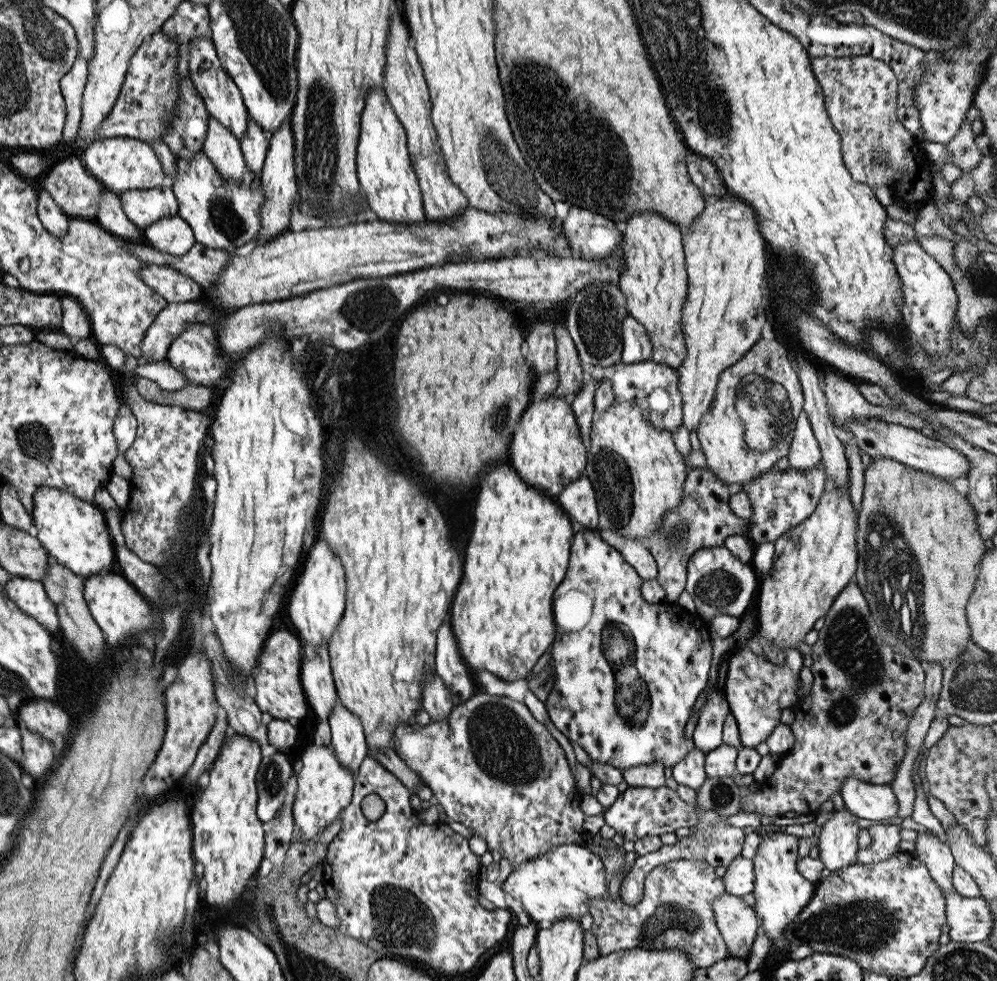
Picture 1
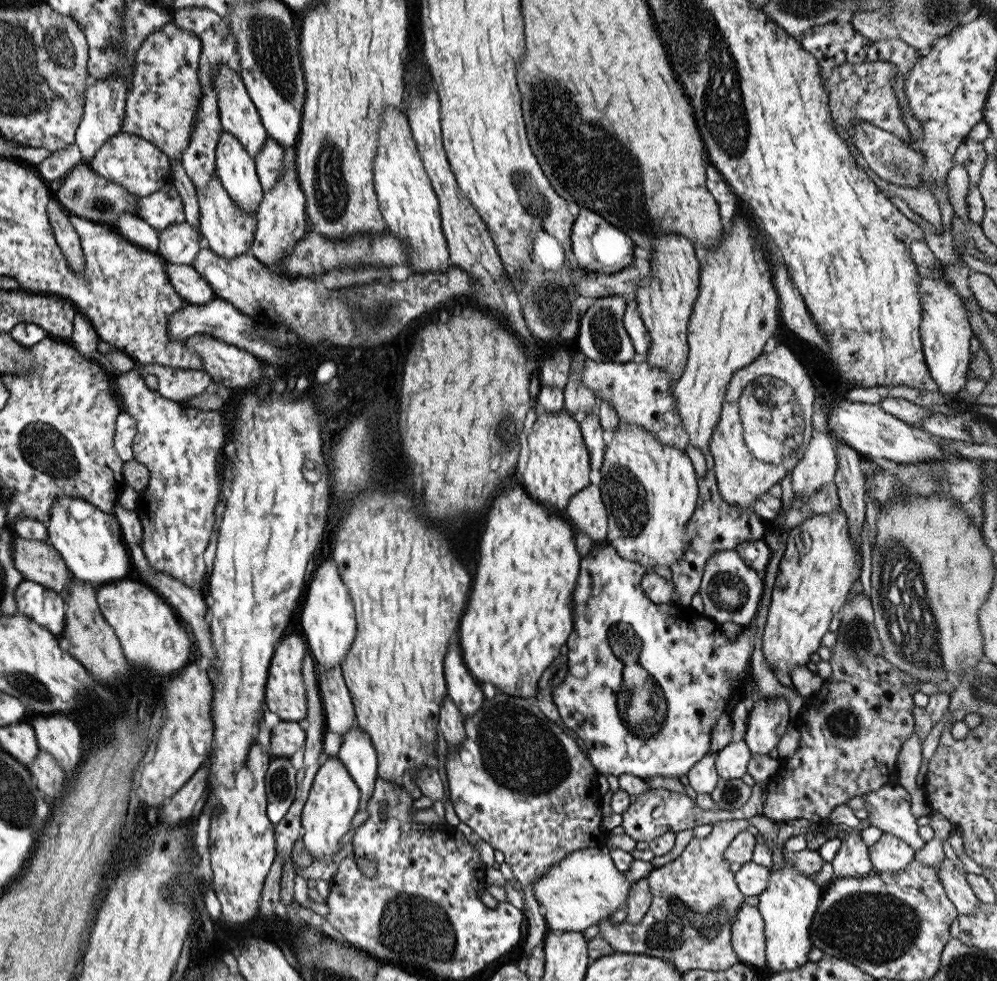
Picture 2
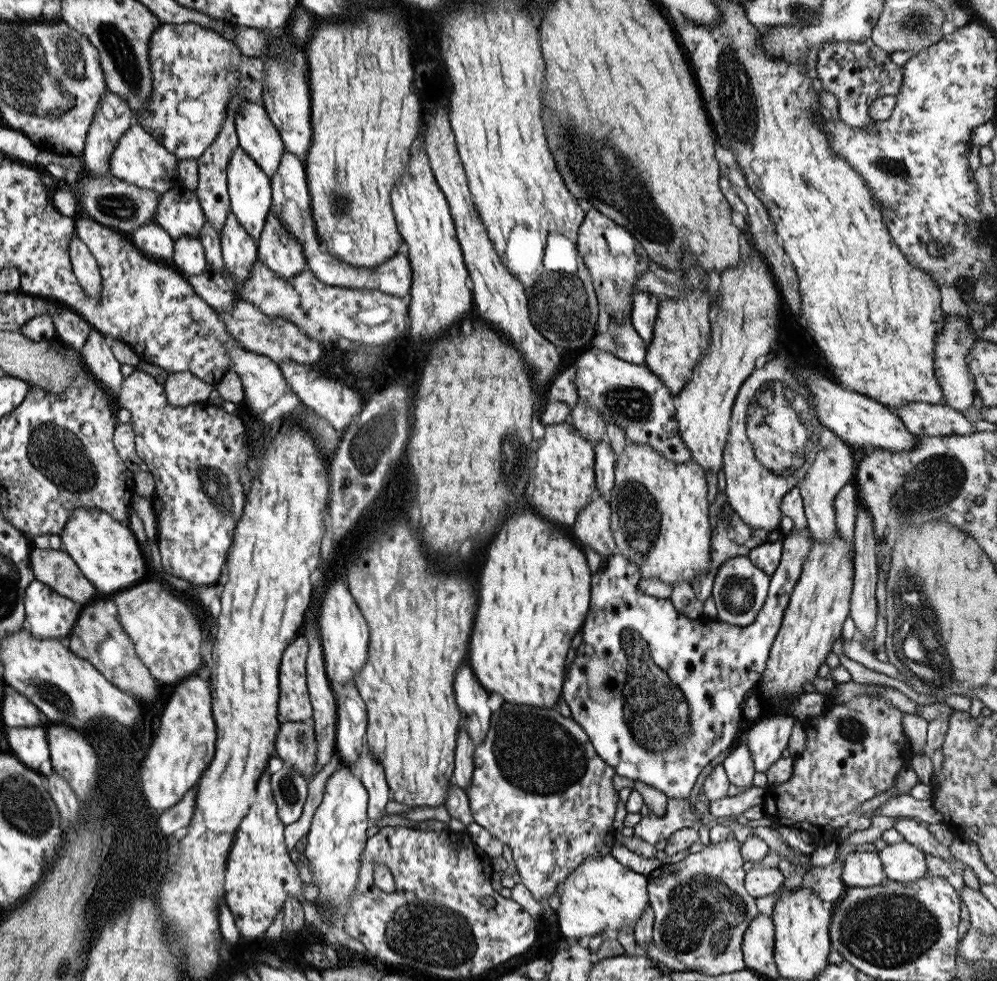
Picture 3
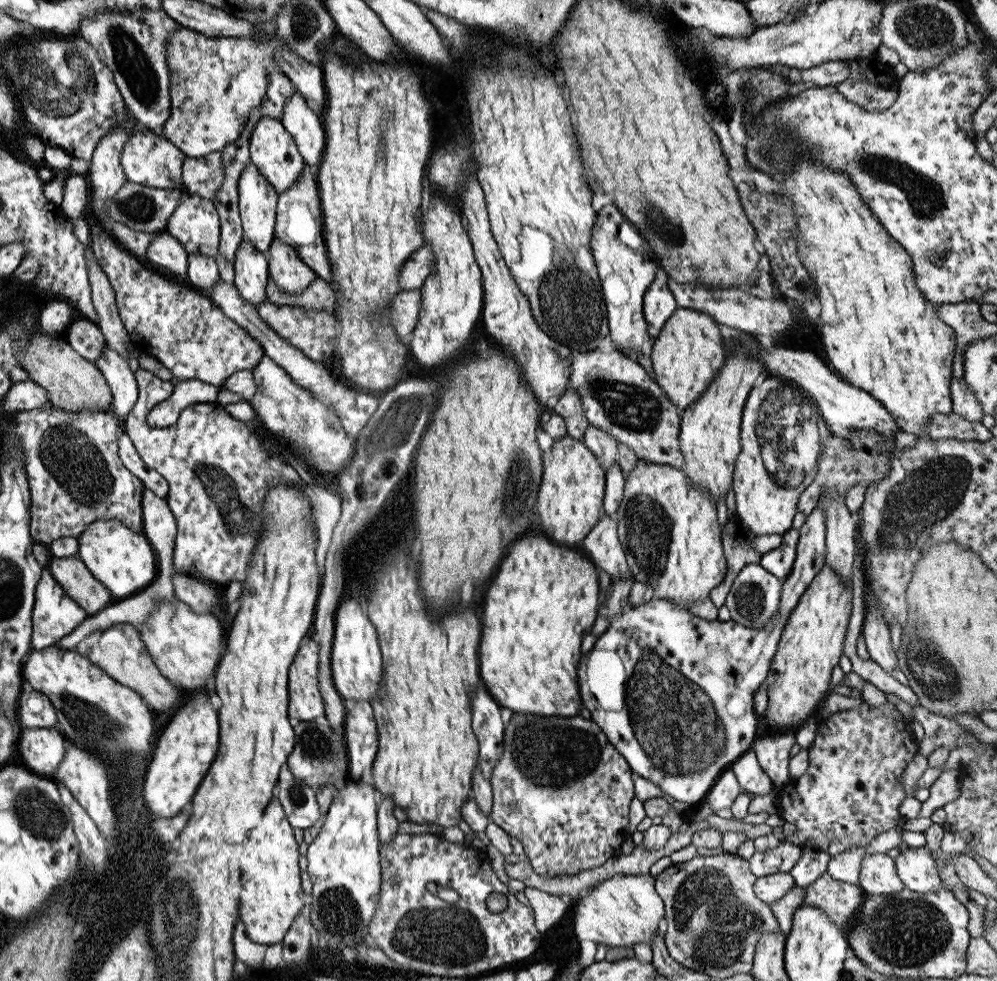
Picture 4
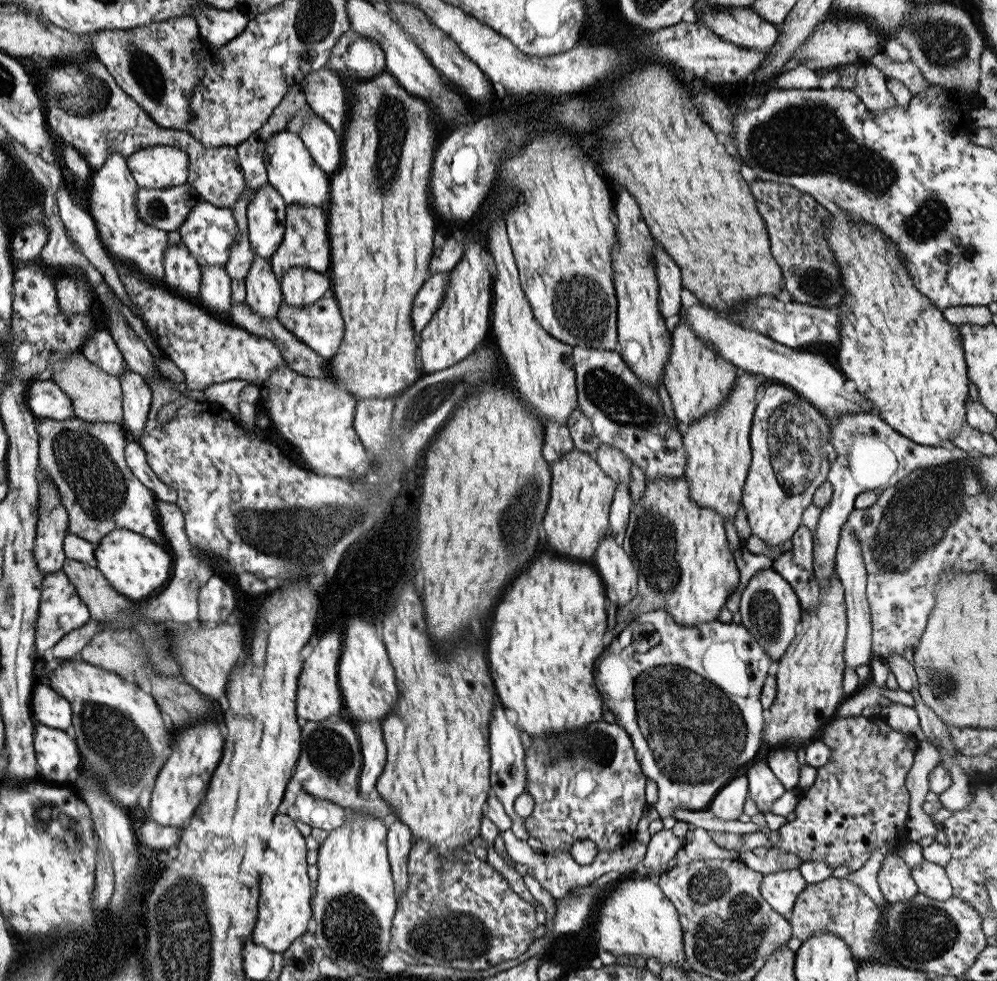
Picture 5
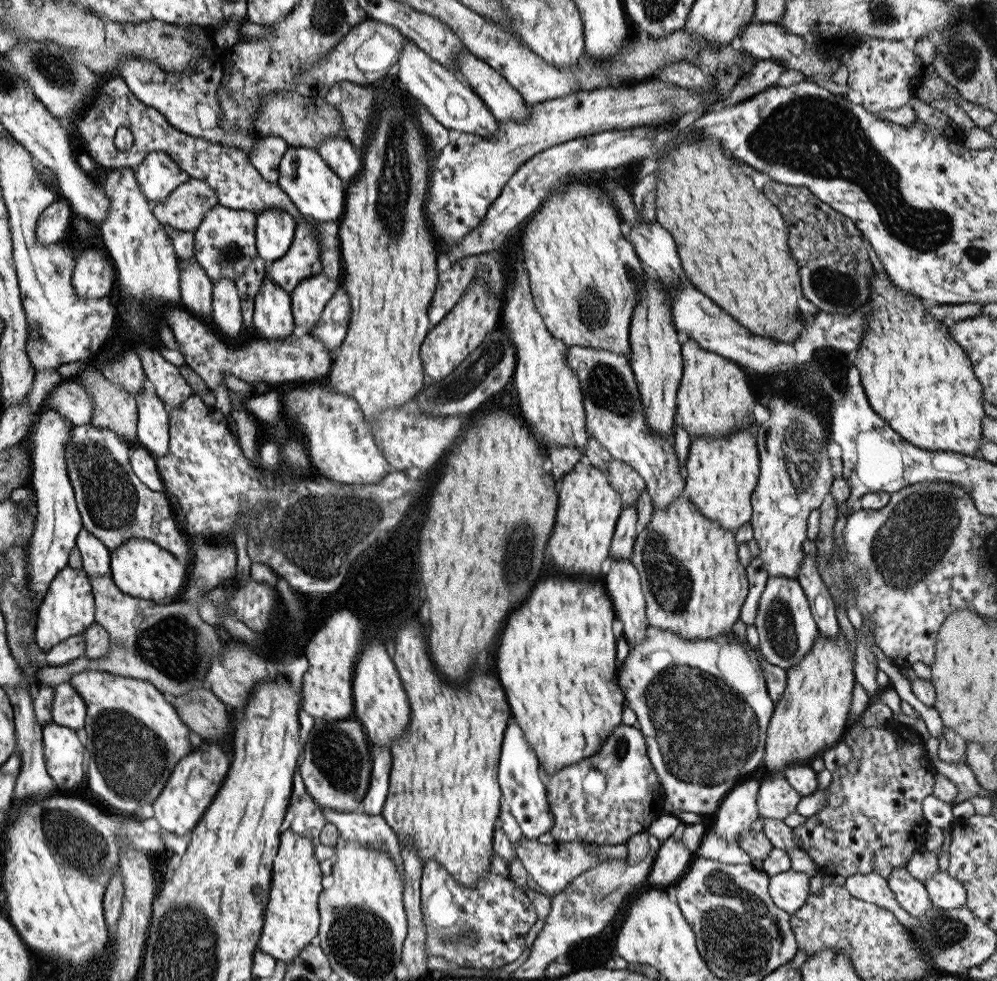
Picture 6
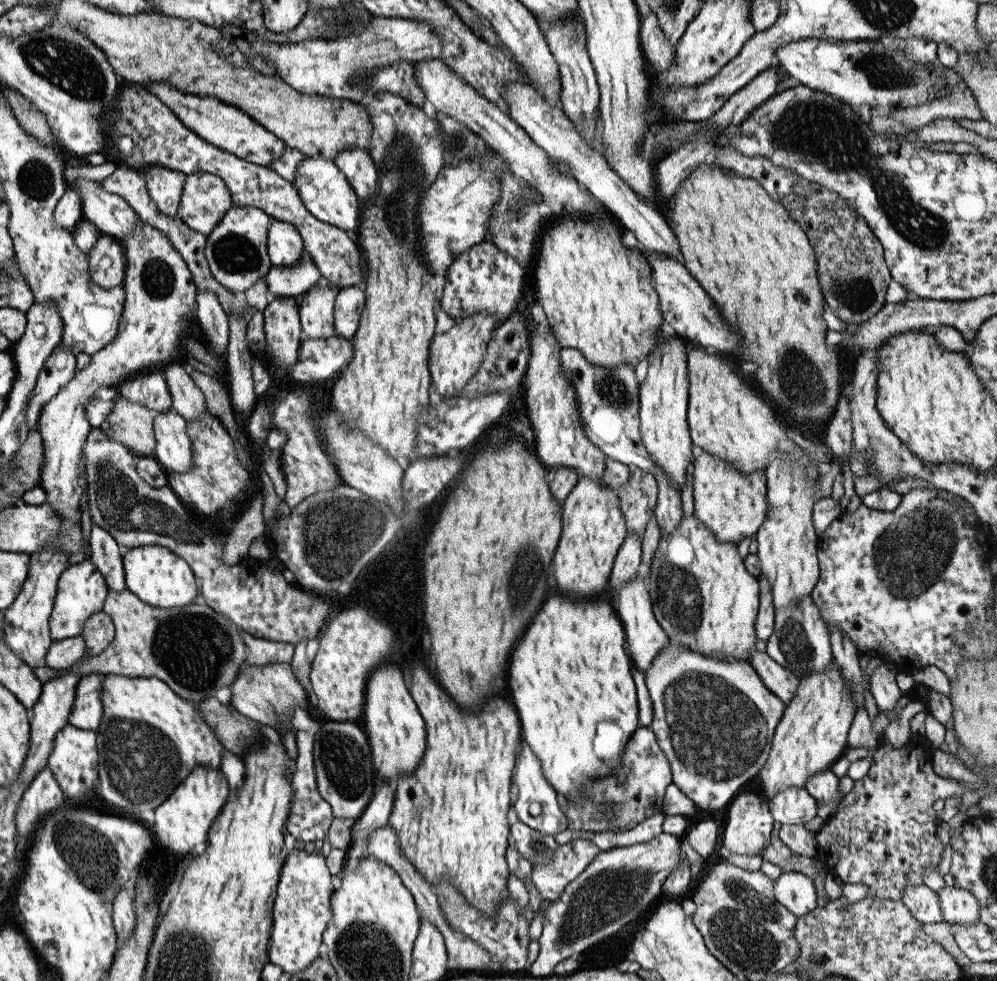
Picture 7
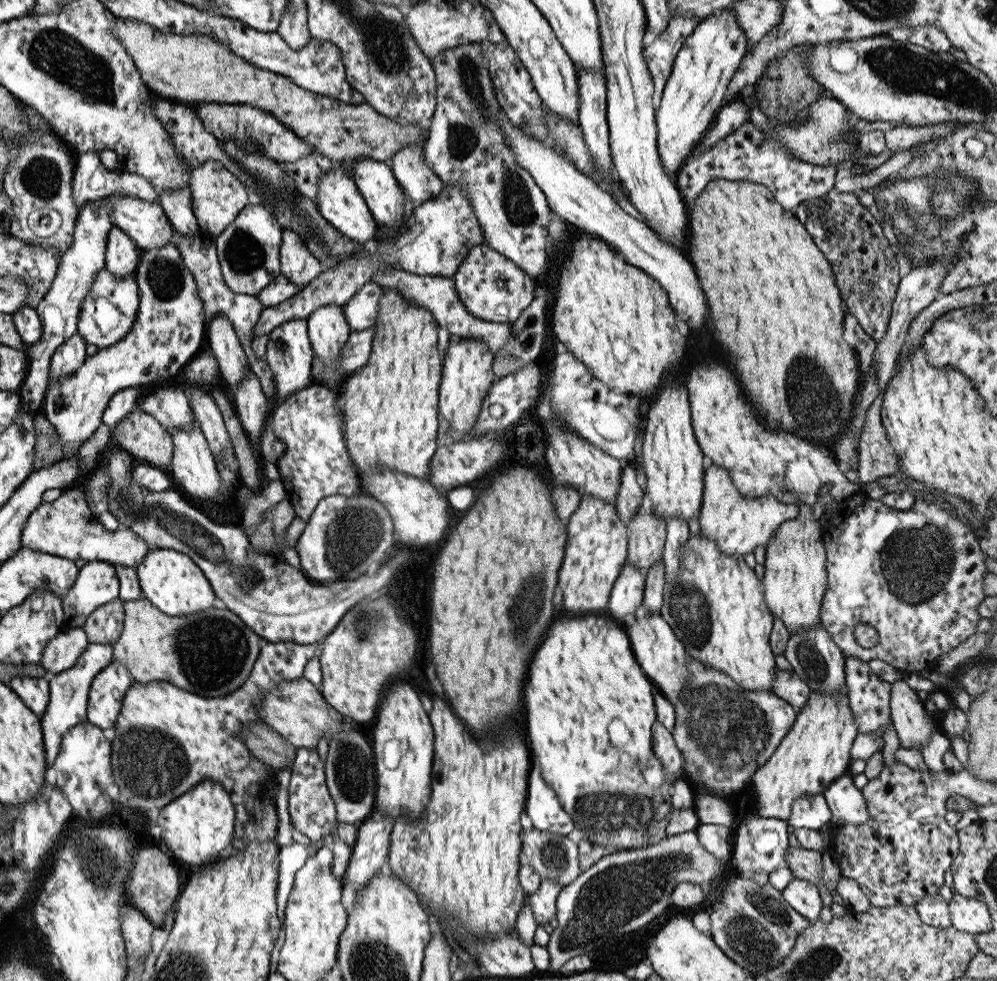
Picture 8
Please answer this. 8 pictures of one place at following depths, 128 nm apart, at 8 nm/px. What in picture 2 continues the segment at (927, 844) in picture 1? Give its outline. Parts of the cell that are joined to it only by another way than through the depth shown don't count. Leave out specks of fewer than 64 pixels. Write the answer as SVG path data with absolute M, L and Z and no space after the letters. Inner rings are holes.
M946 858L937 872L942 879L948 899L954 903L959 914L976 914L976 910L980 908L980 899L972 892L970 883L966 881L966 875L959 867Z

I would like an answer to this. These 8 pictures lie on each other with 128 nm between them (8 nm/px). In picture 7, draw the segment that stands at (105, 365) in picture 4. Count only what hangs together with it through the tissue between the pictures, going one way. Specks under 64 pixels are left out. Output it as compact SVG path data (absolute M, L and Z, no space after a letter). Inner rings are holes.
M175 412L153 413L156 454L154 458L169 472L186 474L194 466L192 439L188 435L186 419Z

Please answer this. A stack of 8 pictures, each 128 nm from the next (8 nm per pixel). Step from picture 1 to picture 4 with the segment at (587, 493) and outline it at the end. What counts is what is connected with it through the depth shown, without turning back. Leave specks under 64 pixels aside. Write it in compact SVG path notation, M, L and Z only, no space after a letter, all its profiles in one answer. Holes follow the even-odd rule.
M604 512L592 532L584 538L586 555L599 569L610 575L611 580L626 580L633 573L626 562L626 551L618 538L618 521Z

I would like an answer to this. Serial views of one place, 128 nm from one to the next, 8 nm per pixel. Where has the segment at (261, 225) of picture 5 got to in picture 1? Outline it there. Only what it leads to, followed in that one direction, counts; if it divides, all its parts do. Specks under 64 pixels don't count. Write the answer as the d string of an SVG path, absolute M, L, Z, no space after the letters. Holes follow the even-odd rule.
M210 114L203 152L226 180L242 182L244 174L249 170L240 149L240 140Z

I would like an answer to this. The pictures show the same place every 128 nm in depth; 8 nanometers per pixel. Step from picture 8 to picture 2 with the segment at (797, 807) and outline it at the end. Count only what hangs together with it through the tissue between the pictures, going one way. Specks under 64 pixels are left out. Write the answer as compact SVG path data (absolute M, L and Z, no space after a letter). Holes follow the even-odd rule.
M744 741L730 742L716 754L714 765L716 765L716 771L720 778L742 779L748 773L748 762L752 755Z

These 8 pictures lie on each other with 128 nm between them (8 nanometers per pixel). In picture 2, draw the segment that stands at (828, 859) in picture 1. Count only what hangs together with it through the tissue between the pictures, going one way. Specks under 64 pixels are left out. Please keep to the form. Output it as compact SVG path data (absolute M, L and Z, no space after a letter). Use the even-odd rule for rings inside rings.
M846 827L848 834L839 834L842 846L834 860L832 868L835 878L860 878L874 869L870 861L869 847L861 838L856 827Z

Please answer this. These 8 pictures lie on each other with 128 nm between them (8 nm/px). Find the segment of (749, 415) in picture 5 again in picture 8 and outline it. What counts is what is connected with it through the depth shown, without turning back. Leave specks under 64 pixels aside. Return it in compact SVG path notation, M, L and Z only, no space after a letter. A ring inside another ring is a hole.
M716 465L704 470L704 494L700 509L698 520L701 532L714 540L720 552L724 552L726 556L740 556L742 559L746 554L754 554L756 548L768 546L780 524L799 514L796 505L782 504L776 500L774 494L766 494L760 498L742 496L730 478L730 471Z

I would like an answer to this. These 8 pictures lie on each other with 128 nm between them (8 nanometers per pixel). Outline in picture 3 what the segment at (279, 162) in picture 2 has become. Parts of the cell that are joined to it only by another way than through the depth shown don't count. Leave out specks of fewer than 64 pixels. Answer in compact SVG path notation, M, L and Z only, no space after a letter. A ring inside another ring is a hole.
M284 152L280 166L278 166L276 174L270 176L270 181L272 181L270 184L272 187L272 212L276 214L276 218L282 220L282 226L287 228L287 232L299 241L307 261L307 268L314 274L314 277L330 286L380 290L385 294L392 294L400 298L409 296L413 269L408 252L400 252L377 268L355 268L340 263L330 252L325 251L312 218L312 197L308 191L308 177L306 177L303 160L300 160L296 155Z

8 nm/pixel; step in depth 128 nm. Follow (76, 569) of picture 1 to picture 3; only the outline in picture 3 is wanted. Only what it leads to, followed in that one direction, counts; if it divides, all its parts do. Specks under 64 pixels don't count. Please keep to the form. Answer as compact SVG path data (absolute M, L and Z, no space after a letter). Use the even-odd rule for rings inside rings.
M77 509L62 530L63 550L74 559L84 577L90 580L98 591L115 594L132 588L144 580L149 573L145 552L130 526L126 526L96 509Z

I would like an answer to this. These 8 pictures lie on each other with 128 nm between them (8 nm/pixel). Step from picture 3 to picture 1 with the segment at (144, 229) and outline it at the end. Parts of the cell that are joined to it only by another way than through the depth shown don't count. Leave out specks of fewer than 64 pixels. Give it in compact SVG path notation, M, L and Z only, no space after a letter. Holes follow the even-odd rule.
M109 189L104 190L98 198L98 205L100 208L98 208L94 222L99 224L101 228L116 235L121 240L137 242L138 244L146 243L144 228L134 225L128 219L120 204L119 194Z

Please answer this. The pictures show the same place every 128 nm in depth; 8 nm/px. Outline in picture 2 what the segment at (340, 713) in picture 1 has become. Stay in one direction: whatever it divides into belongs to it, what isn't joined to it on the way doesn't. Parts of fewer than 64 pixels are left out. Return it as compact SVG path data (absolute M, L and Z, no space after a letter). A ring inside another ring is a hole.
M352 728L345 735L338 758L360 790L361 808L366 808L379 776L378 756L370 738L360 728Z

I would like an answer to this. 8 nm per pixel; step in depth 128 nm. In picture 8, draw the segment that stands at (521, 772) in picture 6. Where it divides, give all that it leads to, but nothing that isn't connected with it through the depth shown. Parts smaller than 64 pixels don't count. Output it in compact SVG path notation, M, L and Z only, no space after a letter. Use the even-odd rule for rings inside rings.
M533 757L530 768L528 800L524 812L536 830L568 836L574 830L572 816L562 808L554 790L543 780L540 764Z

